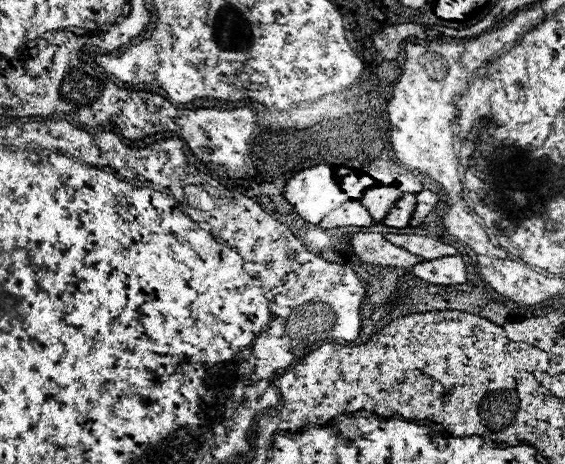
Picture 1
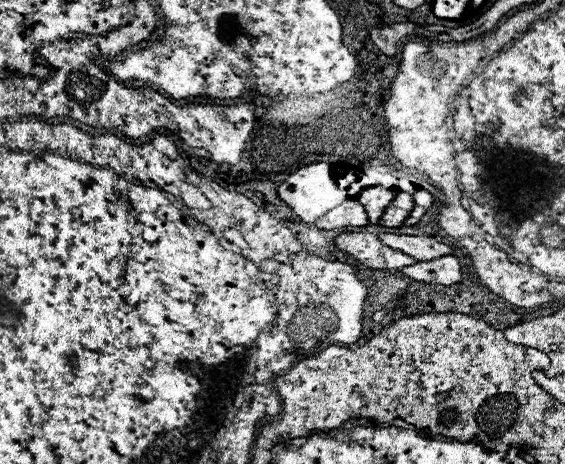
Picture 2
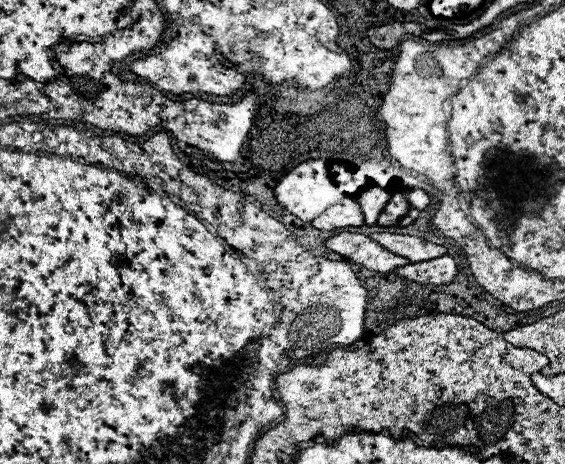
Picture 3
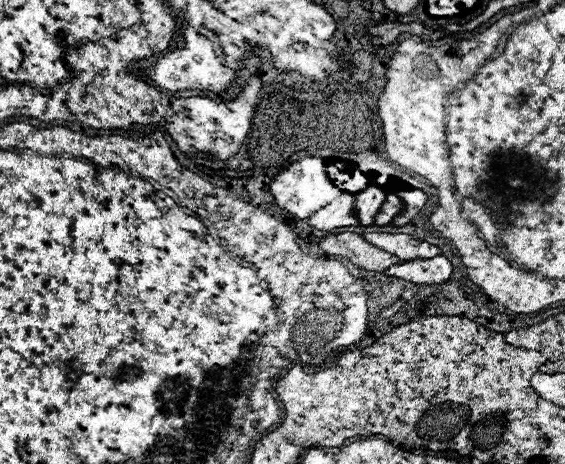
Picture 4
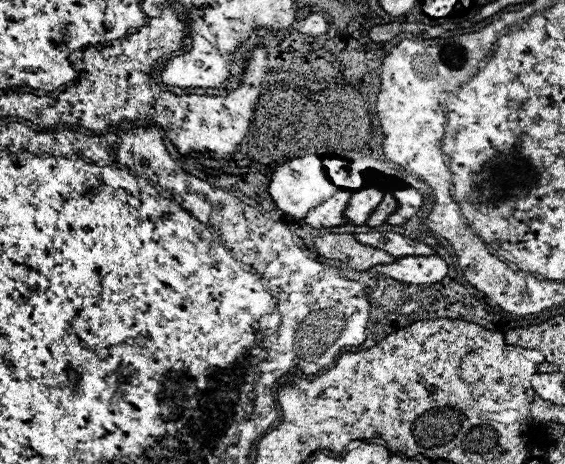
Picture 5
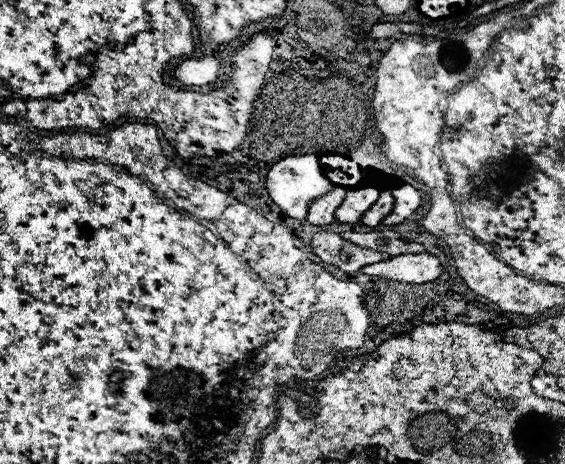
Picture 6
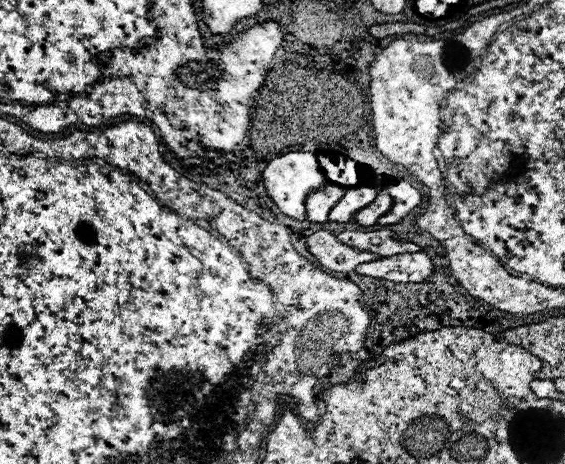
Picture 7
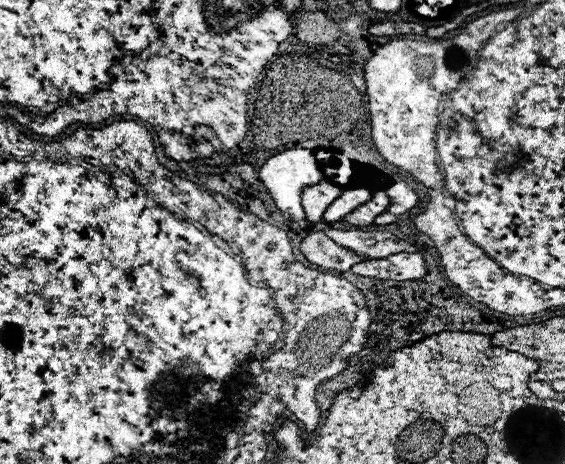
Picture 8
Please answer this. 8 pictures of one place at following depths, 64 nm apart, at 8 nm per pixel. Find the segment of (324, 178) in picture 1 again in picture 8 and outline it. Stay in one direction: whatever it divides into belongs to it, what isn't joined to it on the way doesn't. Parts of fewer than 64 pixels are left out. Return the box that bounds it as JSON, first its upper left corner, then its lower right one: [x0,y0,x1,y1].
[260,148,324,220]

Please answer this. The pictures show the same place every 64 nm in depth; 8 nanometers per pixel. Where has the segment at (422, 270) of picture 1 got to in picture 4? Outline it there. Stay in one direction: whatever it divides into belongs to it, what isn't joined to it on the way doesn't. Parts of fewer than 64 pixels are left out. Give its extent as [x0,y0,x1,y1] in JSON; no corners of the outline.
[384,256,452,284]

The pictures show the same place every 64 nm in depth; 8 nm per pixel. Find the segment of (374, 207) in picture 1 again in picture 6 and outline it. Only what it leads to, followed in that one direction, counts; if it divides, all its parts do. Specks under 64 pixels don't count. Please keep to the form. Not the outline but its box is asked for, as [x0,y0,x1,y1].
[334,188,380,224]

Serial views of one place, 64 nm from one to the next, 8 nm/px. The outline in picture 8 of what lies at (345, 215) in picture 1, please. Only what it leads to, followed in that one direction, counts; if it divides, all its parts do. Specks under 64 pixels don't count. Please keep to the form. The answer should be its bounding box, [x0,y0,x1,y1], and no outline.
[302,180,342,222]

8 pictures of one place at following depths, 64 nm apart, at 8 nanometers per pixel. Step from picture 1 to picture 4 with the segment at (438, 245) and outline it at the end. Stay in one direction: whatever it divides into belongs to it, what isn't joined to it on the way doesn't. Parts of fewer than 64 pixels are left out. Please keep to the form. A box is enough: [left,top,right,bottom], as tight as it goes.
[364,232,440,260]

